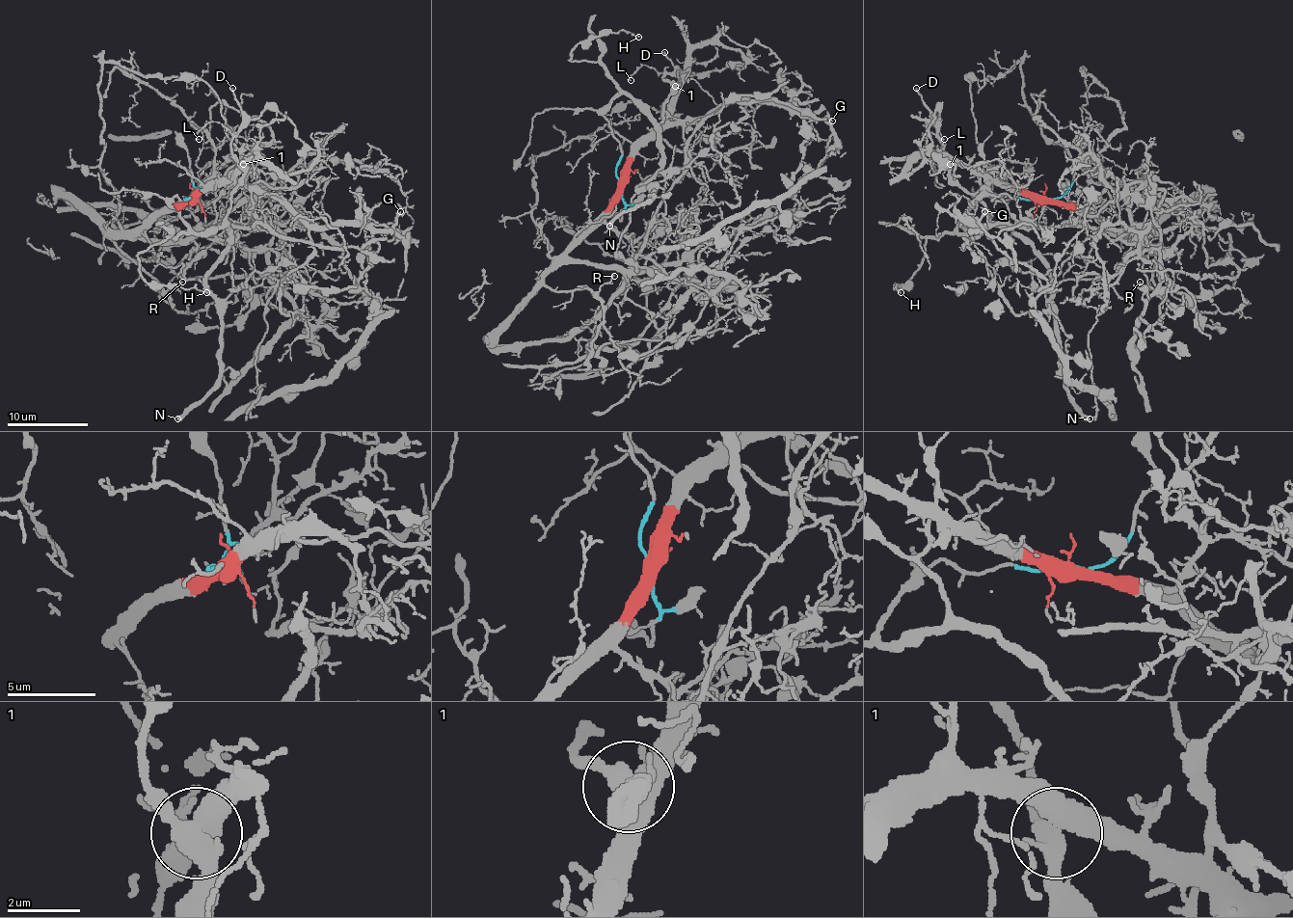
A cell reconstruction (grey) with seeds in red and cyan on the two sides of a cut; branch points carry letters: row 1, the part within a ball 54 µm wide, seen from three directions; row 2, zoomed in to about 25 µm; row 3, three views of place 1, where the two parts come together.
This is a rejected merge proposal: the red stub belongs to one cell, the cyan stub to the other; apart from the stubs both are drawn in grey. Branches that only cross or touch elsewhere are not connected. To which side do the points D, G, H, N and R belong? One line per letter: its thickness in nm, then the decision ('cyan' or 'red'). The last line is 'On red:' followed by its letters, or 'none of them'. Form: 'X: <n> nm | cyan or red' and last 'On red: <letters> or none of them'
D: 150 nm | cyan
G: 240 nm | red
H: 110 nm | cyan
N: 400 nm | cyan
R: 140 nm | red
On red: G, R

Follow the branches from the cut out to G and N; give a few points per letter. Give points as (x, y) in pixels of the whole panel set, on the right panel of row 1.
G: (1048, 200), (991, 183), (969, 207), (965, 224), (983, 228), (979, 220), (985, 212)
N: (1048, 198), (979, 198), (956, 230), (1010, 226), (1030, 246), (1050, 277), (1063, 383), (1089, 419)

